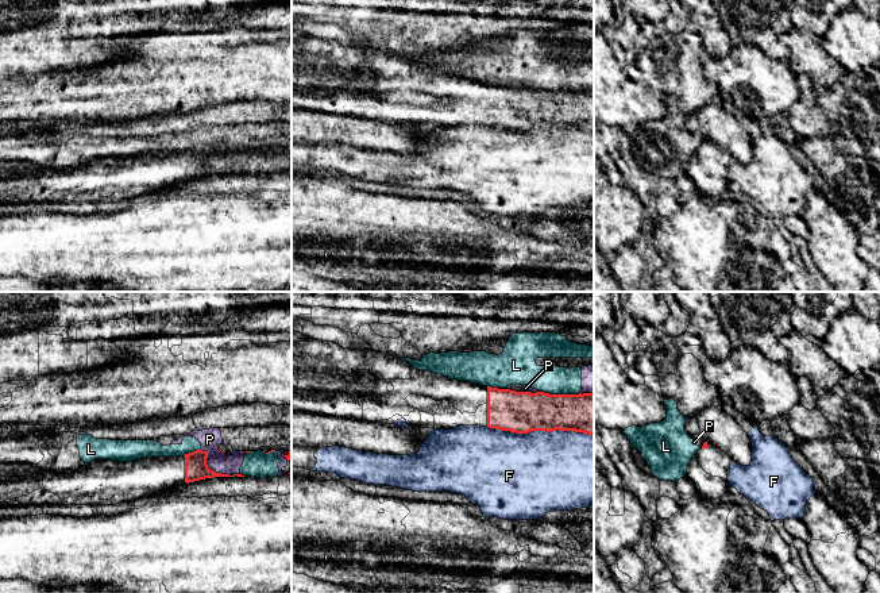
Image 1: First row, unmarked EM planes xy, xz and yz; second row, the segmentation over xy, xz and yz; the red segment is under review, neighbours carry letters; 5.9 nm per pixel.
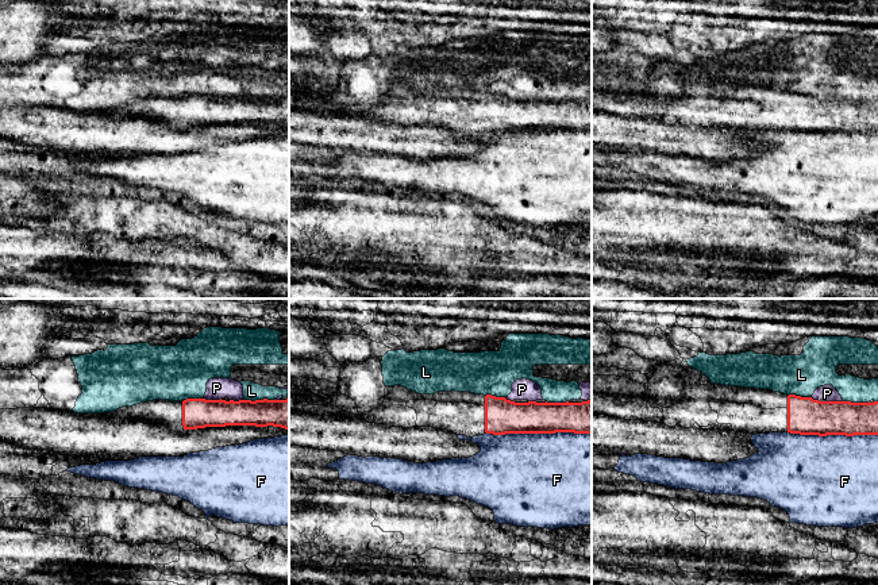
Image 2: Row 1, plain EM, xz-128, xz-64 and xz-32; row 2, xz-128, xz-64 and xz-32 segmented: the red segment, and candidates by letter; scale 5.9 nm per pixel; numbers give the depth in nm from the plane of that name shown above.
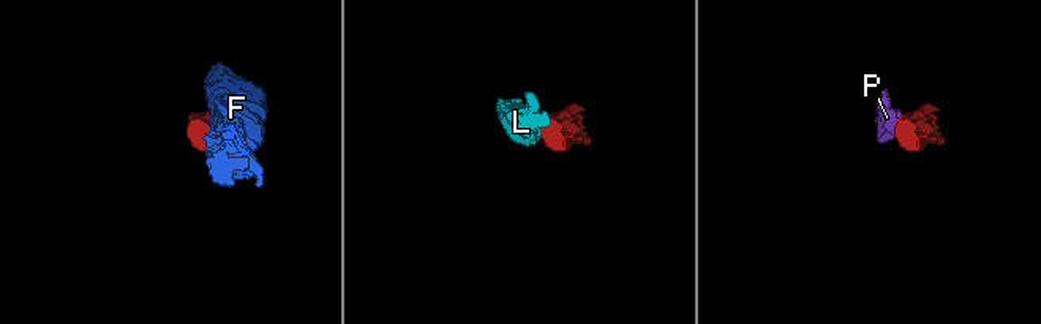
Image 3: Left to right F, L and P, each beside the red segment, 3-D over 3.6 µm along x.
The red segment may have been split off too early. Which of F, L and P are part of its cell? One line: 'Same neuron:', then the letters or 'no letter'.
Same neuron: no letter

